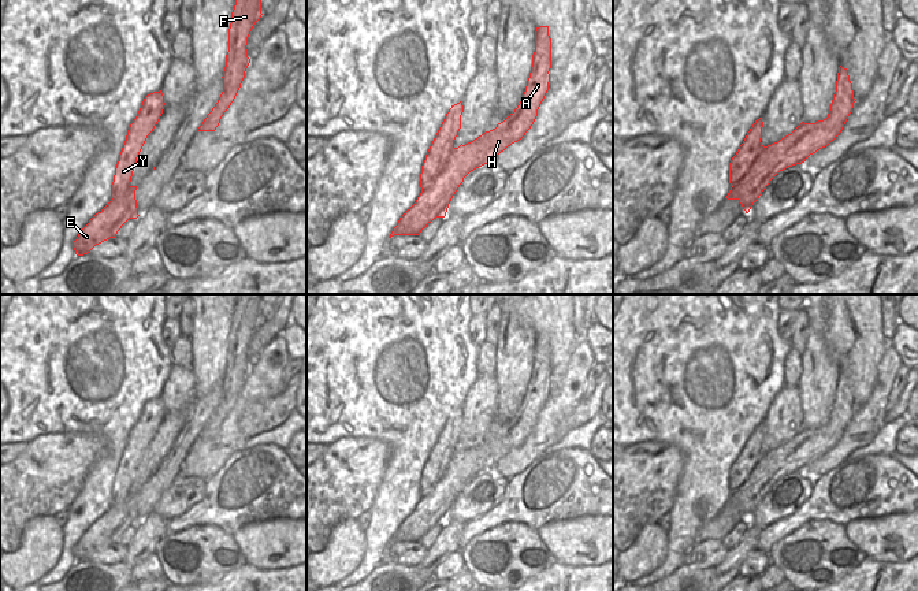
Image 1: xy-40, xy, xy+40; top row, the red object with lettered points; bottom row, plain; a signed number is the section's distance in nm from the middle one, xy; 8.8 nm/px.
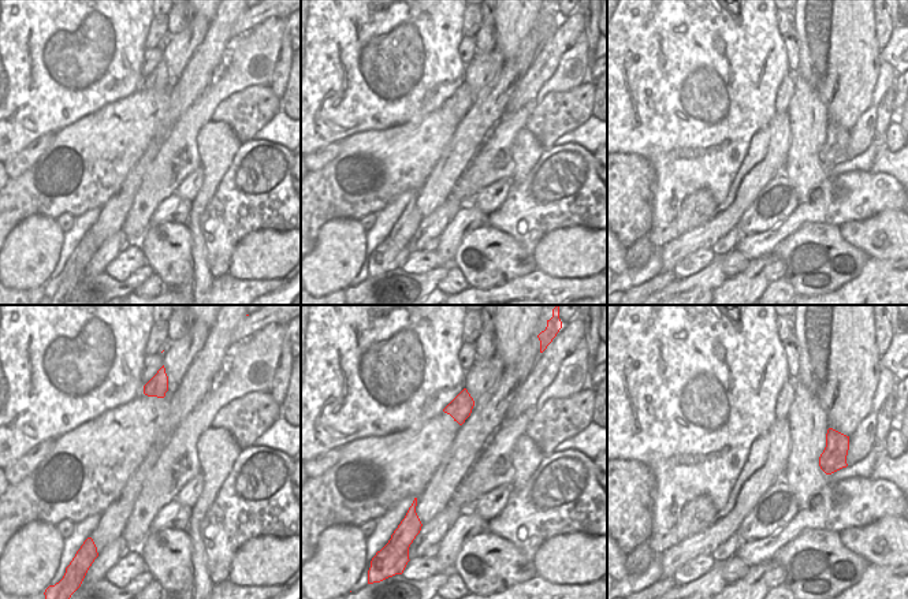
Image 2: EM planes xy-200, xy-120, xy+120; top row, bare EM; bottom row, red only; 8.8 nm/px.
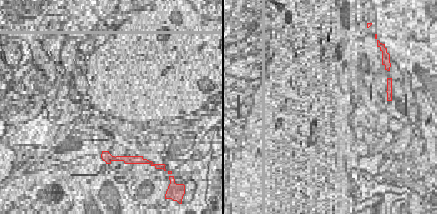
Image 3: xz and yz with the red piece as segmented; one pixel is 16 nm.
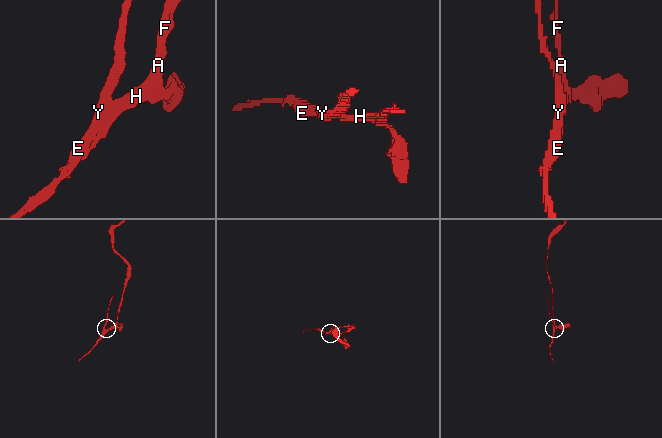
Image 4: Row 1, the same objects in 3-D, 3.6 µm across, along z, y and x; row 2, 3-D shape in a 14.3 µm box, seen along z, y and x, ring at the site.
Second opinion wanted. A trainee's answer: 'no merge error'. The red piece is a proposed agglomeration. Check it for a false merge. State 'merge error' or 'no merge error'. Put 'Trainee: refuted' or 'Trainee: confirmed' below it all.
merge error
Trainee: refuted

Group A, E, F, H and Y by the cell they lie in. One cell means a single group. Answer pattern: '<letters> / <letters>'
A E F H / Y

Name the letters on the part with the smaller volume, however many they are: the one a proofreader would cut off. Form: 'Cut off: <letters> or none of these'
Cut off: Y

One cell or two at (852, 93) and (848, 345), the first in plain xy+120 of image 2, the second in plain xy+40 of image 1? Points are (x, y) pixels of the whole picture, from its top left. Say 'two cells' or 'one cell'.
one cell

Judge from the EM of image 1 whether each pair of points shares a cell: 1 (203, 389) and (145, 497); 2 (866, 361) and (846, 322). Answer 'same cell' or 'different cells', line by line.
1: different cells
2: same cell

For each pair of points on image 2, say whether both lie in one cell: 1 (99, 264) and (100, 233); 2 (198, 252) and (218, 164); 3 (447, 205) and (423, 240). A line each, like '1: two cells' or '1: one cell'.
1: two cells
2: one cell
3: one cell

